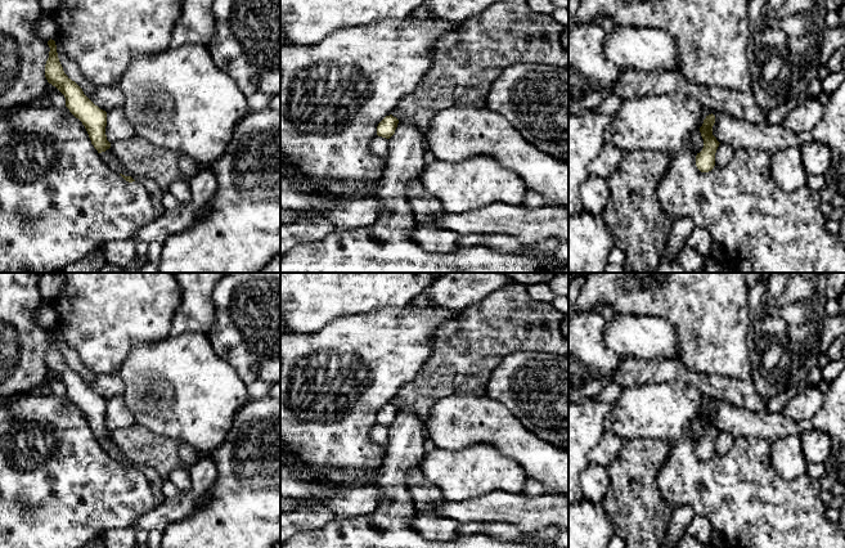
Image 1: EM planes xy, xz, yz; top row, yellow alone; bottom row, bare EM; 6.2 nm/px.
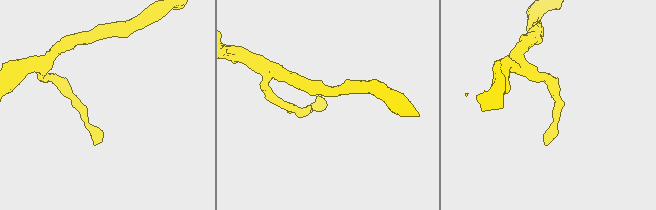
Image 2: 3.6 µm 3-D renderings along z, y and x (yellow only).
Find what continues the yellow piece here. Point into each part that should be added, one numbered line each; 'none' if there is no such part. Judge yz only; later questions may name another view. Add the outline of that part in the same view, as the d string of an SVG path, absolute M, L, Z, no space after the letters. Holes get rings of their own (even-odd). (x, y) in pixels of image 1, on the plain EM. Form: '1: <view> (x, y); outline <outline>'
none

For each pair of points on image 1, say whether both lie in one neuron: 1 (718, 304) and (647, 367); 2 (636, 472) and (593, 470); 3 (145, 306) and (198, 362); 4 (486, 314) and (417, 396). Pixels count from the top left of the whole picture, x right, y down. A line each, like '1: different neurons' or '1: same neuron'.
1: different neurons
2: different neurons
3: different neurons
4: same neuron

